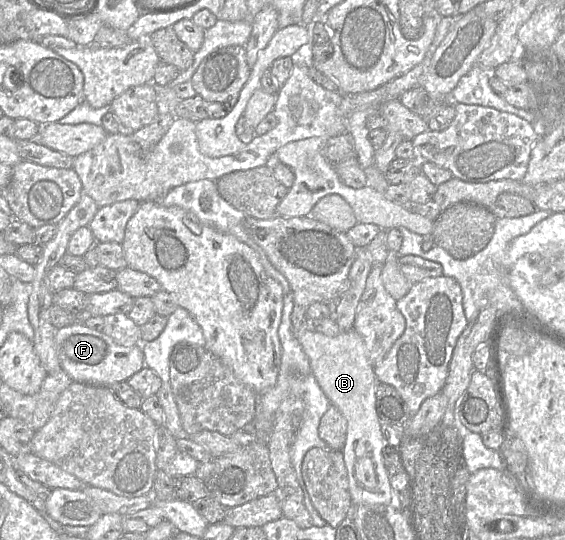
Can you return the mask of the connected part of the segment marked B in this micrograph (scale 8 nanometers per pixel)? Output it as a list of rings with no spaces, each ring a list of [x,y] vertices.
[[[305,328],[299,331],[297,339],[309,359],[318,385],[331,405],[335,406],[347,421],[347,436],[342,453],[353,505],[395,504],[391,476],[384,466],[382,455],[387,444],[376,411],[378,380],[366,355],[362,338],[354,329],[341,331],[337,336],[329,337]]]

